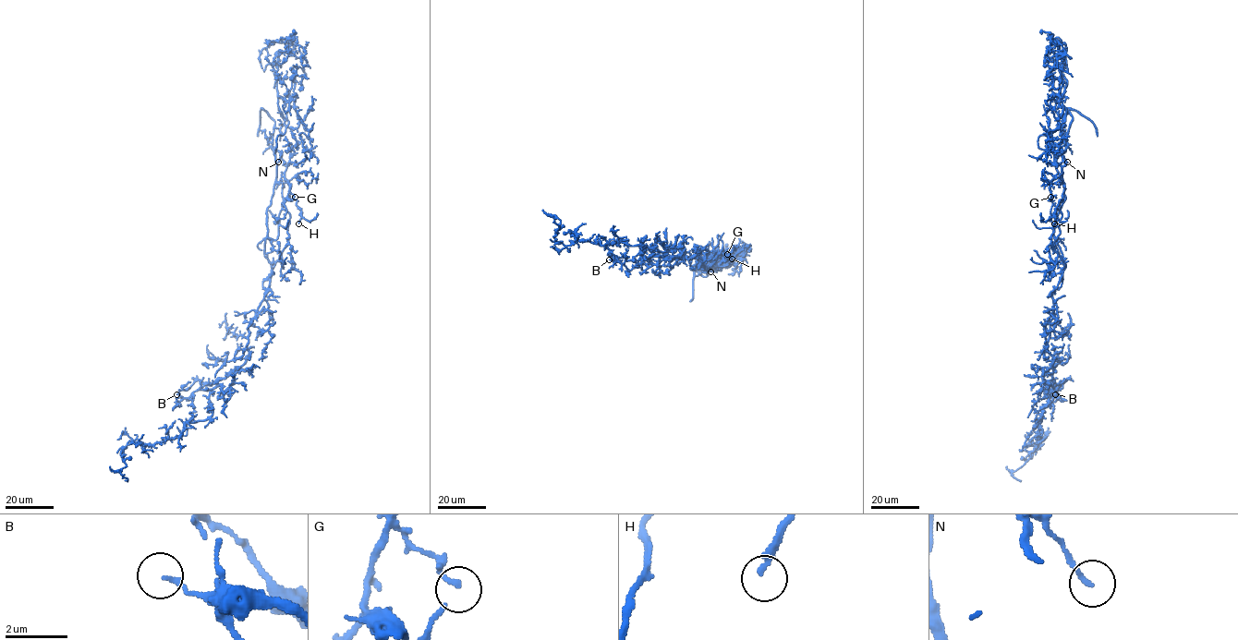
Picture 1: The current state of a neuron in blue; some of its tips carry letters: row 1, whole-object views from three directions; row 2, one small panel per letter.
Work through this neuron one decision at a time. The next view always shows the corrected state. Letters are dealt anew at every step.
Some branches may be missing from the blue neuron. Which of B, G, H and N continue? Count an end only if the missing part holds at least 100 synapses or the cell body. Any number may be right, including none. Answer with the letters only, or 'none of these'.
H

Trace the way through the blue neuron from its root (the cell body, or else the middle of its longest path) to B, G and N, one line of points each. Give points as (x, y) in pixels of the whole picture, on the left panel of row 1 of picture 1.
B: (271, 271), (269, 289), (248, 326), (248, 354), (245, 362), (224, 378), (204, 384), (187, 398), (176, 394)
G: (271, 271), (289, 236), (290, 215), (282, 206), (283, 185), (285, 181), (295, 197)
N: (271, 271), (271, 263), (264, 256), (266, 210), (273, 184), (281, 179), (287, 166), (281, 157), (278, 162)

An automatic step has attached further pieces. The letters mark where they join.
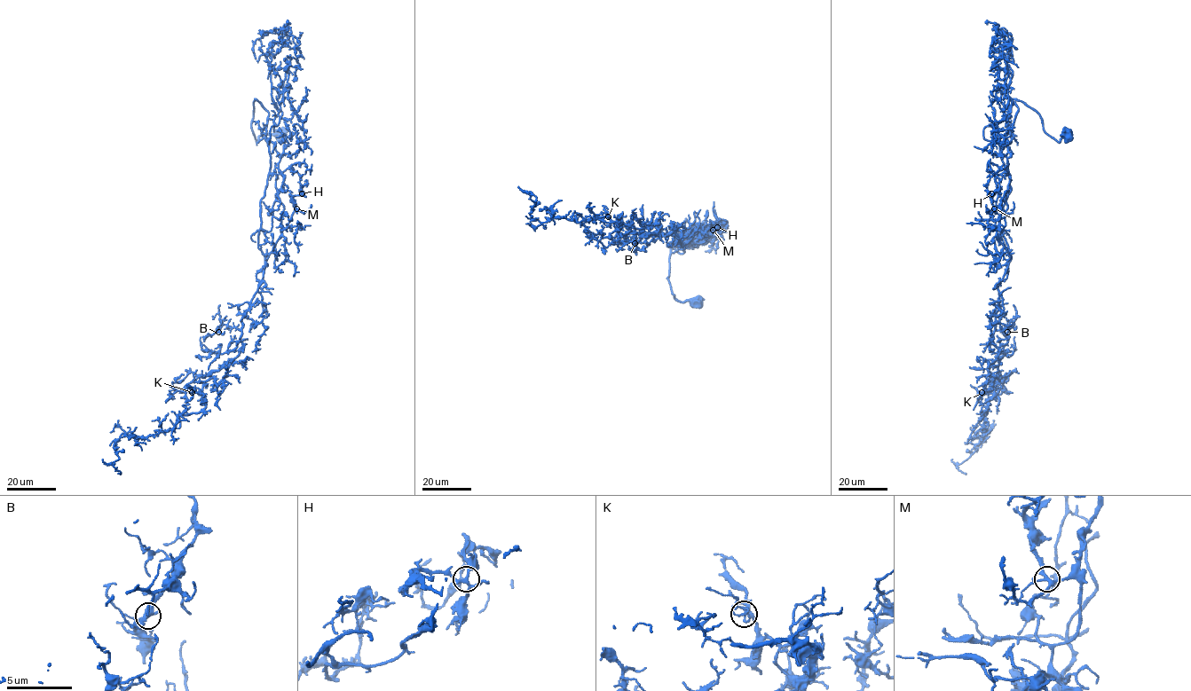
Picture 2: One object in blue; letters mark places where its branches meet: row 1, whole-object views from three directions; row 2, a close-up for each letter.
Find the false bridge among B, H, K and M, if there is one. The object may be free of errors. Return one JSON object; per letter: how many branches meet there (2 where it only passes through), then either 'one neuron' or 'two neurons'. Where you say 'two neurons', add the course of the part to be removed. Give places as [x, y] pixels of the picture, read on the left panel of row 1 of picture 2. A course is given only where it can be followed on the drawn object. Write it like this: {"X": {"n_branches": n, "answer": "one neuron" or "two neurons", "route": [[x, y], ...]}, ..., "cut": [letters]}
{"B": {"n_branches": 3, "answer": "one neuron"}, "H": {"n_branches": 4, "answer": "one neuron"}, "K": {"n_branches": 4, "answer": "one neuron"}, "M": {"n_branches": 5, "answer": "one neuron"}, "cut": []}

